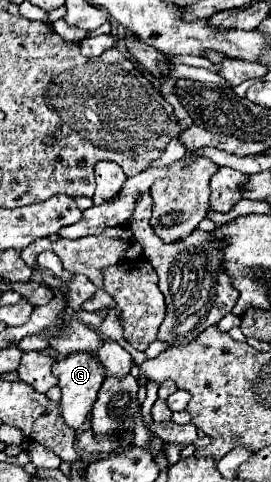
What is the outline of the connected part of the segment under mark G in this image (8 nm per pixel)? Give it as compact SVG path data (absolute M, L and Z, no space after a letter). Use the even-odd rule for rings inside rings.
M79 352L79 354L69 354L69 356L61 358L61 360L57 360L55 366L53 366L53 374L59 378L59 388L63 392L63 398L59 402L61 418L69 428L77 430L77 428L83 426L83 422L87 420L87 416L91 412L93 402L97 400L99 388L101 388L101 384L105 380L105 368L97 362L95 354Z

